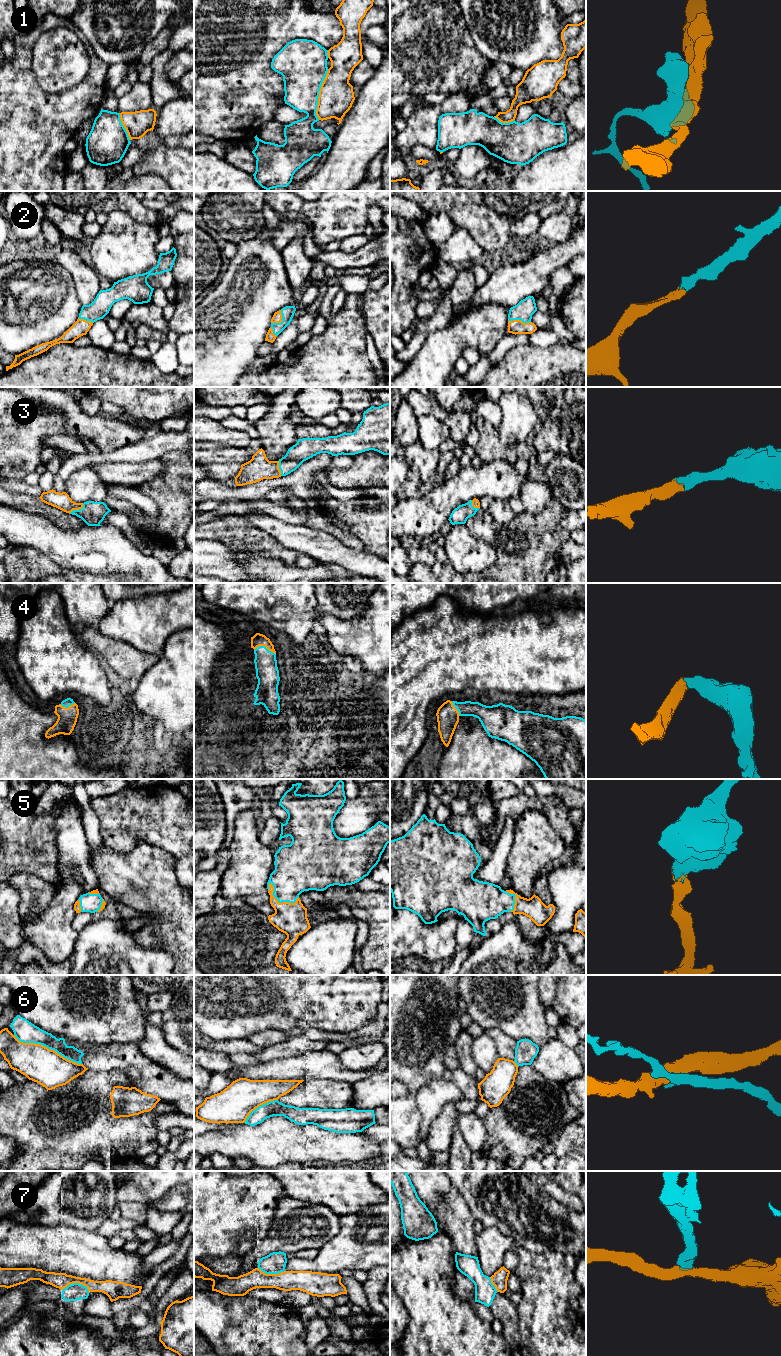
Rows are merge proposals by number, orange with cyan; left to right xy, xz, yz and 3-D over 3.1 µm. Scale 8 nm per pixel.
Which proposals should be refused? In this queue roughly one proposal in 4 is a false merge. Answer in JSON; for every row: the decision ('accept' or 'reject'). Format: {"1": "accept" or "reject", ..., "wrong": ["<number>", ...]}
{"1": "reject", "2": "accept", "3": "accept", "4": "accept", "5": "accept", "6": "reject", "7": "reject", "wrong": ["1", "6", "7"]}

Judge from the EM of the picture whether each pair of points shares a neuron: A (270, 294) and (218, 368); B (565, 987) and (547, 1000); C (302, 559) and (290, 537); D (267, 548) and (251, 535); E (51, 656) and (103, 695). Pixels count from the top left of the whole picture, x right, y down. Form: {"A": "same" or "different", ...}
{"A": "same", "B": "different", "C": "different", "D": "same", "E": "same"}

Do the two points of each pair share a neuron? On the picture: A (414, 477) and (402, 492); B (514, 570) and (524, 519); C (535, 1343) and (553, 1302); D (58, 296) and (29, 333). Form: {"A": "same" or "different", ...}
{"A": "same", "B": "same", "C": "same", "D": "same"}

